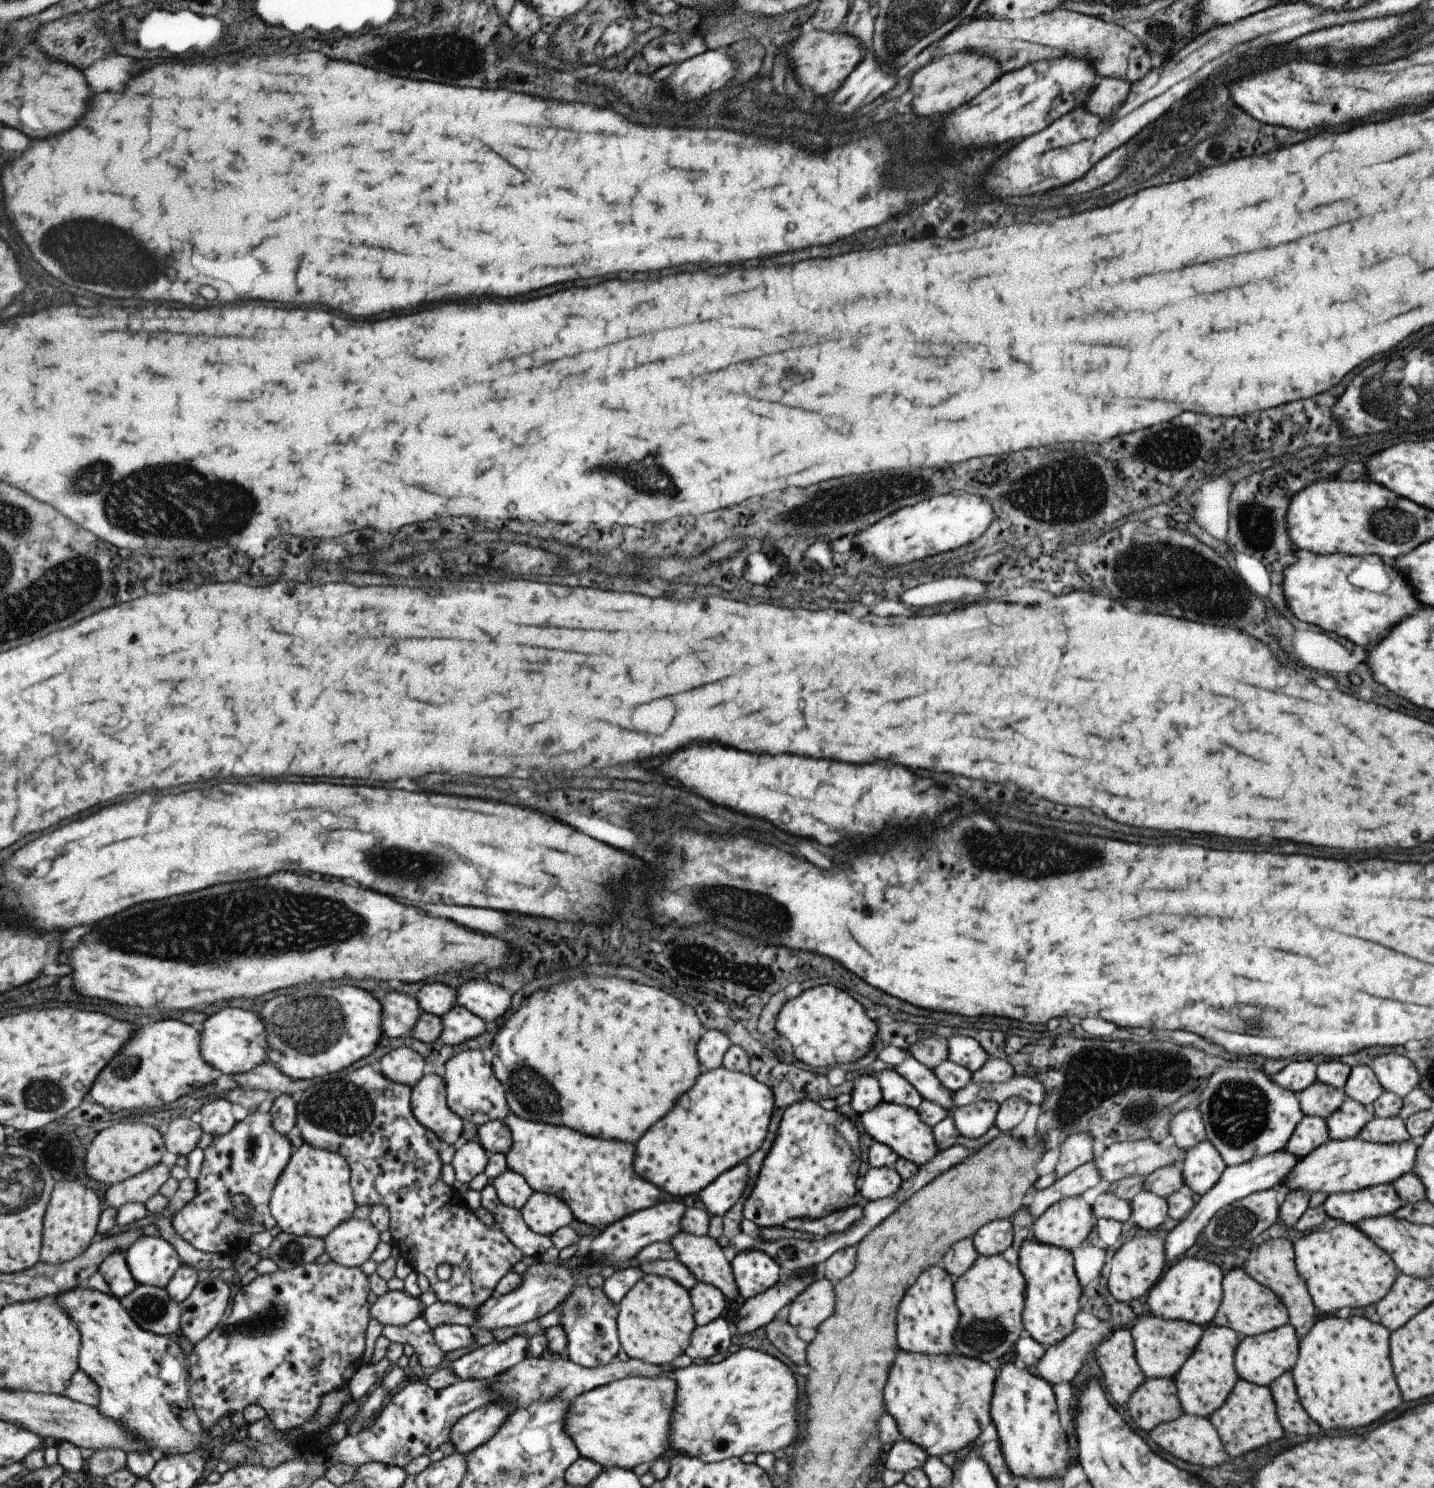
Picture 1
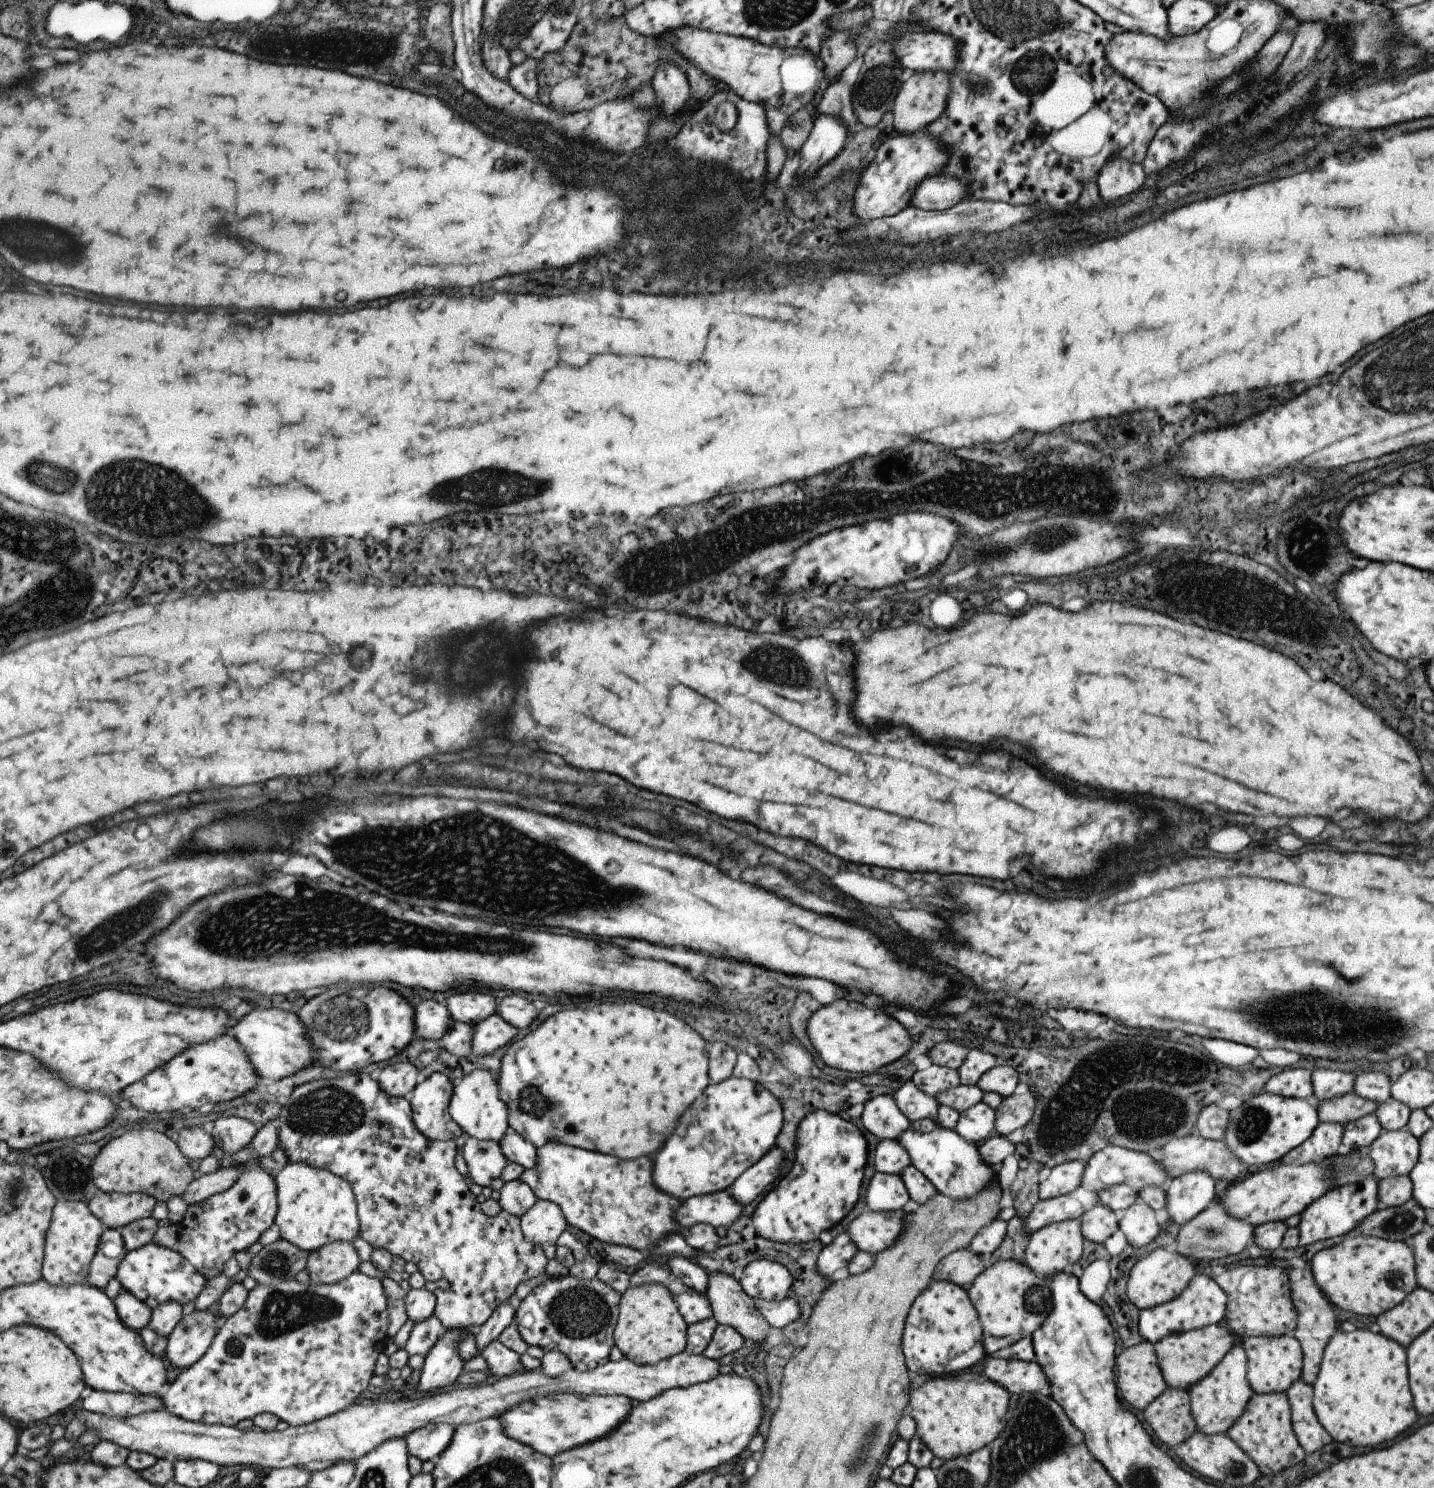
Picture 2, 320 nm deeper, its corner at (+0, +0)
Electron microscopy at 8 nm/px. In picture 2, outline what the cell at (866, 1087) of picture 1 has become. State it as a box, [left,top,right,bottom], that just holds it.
[859,1095,911,1141]

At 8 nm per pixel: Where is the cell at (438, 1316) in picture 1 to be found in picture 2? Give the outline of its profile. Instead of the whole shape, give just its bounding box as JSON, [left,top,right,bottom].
[402,1315,446,1357]

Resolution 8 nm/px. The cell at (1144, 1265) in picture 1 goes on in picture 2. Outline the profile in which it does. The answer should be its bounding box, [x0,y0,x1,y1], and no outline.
[1126,1248,1195,1310]

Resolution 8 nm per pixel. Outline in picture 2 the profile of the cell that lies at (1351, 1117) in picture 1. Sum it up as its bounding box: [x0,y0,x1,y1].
[1340,1113,1381,1150]

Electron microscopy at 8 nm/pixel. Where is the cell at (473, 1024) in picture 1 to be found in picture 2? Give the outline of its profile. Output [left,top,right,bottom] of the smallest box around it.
[469,1014,517,1056]

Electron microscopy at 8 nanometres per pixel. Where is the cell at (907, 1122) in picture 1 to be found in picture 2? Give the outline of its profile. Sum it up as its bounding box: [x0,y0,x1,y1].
[897,1126,997,1201]

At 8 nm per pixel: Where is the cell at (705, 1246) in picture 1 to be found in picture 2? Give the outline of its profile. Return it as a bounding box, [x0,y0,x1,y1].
[706,1273,772,1343]

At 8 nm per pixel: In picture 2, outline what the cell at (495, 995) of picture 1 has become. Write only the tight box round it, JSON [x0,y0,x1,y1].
[496,994,539,1030]

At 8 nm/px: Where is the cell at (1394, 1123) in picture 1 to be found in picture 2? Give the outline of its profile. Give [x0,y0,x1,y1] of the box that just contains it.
[1364,1127,1418,1180]

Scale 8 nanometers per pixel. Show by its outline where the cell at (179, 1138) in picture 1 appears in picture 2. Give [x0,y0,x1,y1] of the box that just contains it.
[176,1126,218,1161]

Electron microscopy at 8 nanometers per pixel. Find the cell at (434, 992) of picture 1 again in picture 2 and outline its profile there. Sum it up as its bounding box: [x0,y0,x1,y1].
[446,992,496,1027]

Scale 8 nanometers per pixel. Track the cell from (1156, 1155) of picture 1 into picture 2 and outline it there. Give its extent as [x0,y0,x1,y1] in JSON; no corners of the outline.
[1157,1135,1248,1182]

